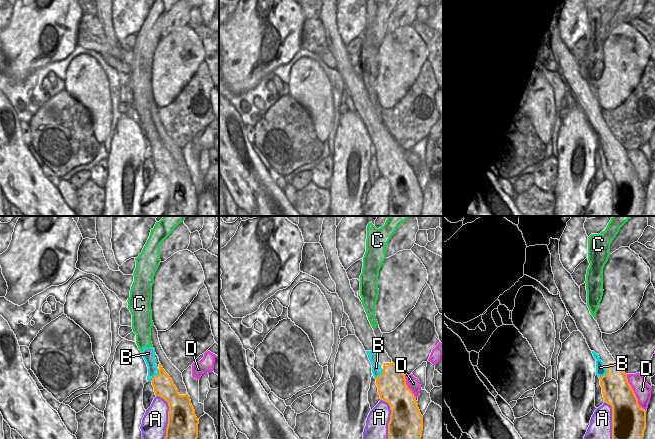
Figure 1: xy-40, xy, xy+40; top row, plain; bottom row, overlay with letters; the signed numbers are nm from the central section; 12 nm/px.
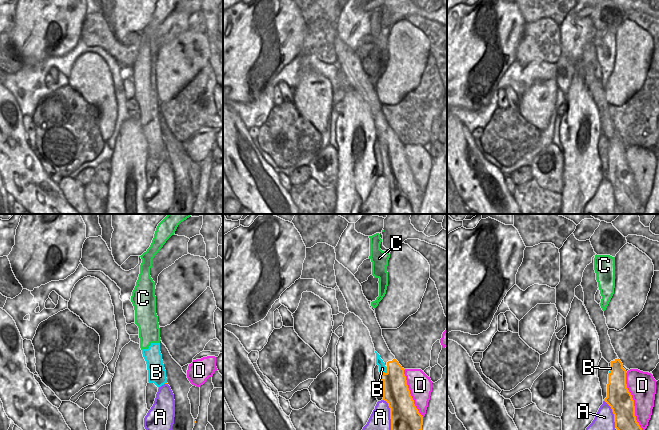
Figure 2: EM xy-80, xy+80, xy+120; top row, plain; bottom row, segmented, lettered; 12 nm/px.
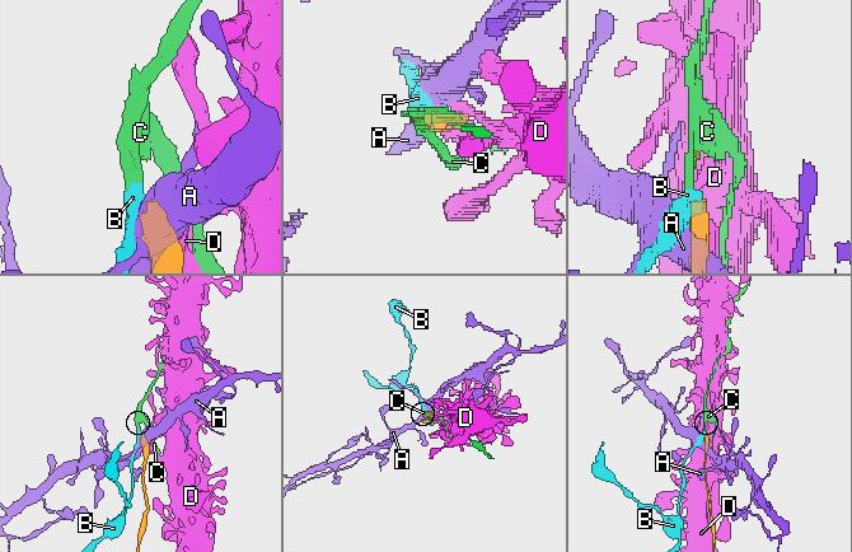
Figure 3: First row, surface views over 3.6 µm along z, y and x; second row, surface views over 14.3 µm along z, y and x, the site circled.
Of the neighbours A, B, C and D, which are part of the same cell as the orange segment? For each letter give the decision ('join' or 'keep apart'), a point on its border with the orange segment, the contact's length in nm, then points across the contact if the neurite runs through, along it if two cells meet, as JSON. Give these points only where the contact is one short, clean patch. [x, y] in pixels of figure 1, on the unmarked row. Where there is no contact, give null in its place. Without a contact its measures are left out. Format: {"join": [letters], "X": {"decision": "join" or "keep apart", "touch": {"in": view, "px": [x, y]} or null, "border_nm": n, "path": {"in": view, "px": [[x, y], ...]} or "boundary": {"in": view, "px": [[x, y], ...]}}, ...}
{"join": [], "A": {"decision": "keep apart", "touch": {"in": "xy-40", "px": [168, 192]}, "border_nm": 550}, "B": {"decision": "keep apart", "touch": {"in": "xy-40", "px": [156, 151]}, "border_nm": 190, "boundary": {"in": "xy-40", "px": [[159, 145], [159, 148], [151, 157]]}}, "C": {"decision": "keep apart", "touch": null}, "D": {"decision": "keep apart", "touch": {"in": "xy+40", "px": [633, 168]}, "border_nm": 480}}

